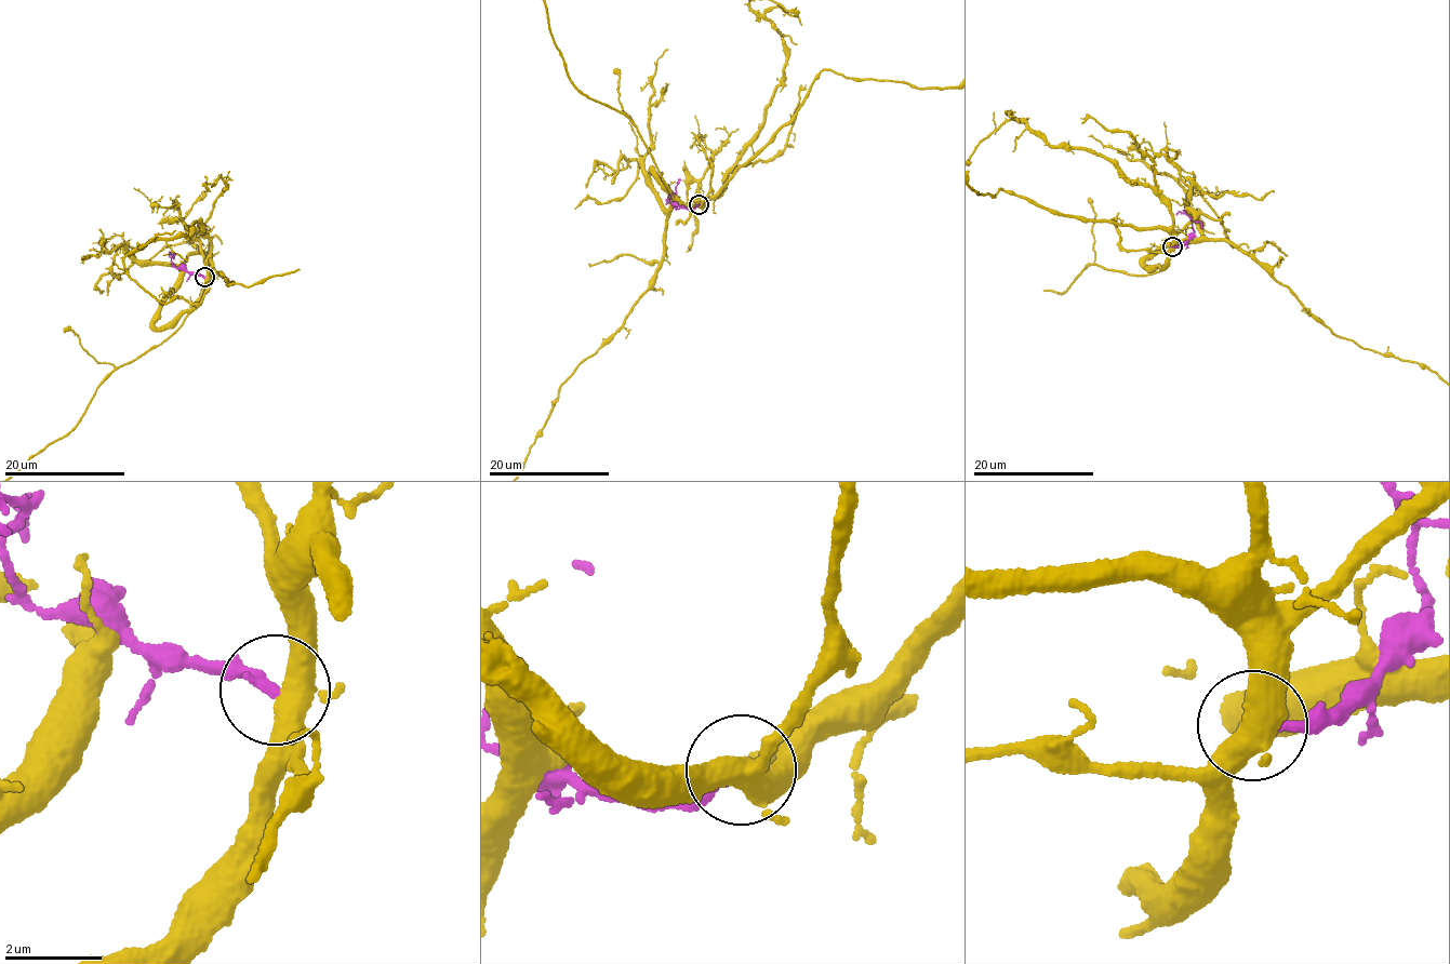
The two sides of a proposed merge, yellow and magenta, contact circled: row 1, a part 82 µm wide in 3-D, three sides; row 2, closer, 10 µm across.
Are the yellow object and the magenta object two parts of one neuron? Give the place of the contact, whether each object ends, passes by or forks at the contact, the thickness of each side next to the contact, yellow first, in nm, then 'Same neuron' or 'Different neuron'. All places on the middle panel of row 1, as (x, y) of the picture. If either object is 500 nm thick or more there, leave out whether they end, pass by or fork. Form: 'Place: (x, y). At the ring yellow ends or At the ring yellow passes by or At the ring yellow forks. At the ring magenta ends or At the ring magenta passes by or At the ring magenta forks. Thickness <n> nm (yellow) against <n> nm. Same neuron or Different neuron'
Place: (699, 204). At the ring yellow forks. At the ring magenta ends. Thickness 400 nm (yellow) against 220 nm. Different neuron

